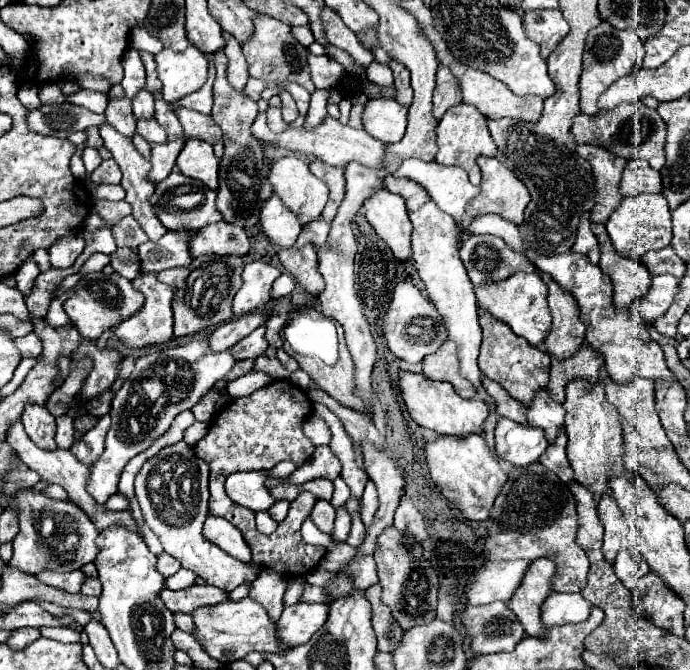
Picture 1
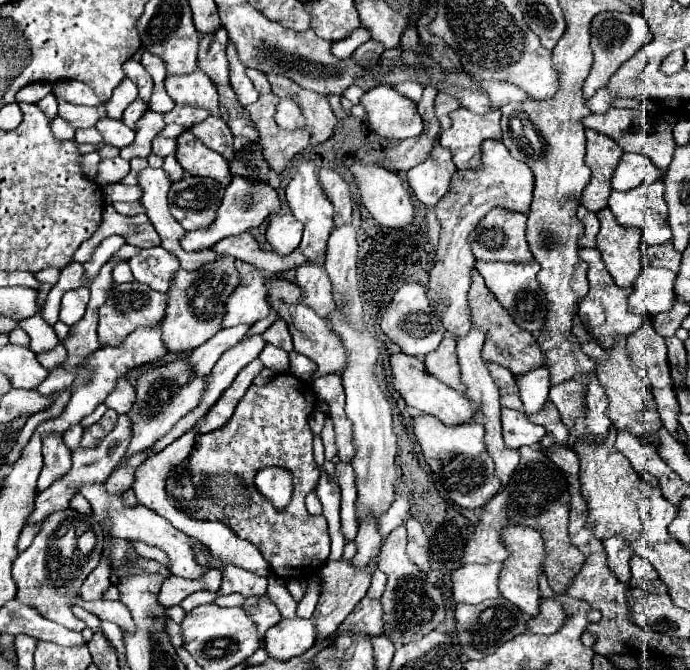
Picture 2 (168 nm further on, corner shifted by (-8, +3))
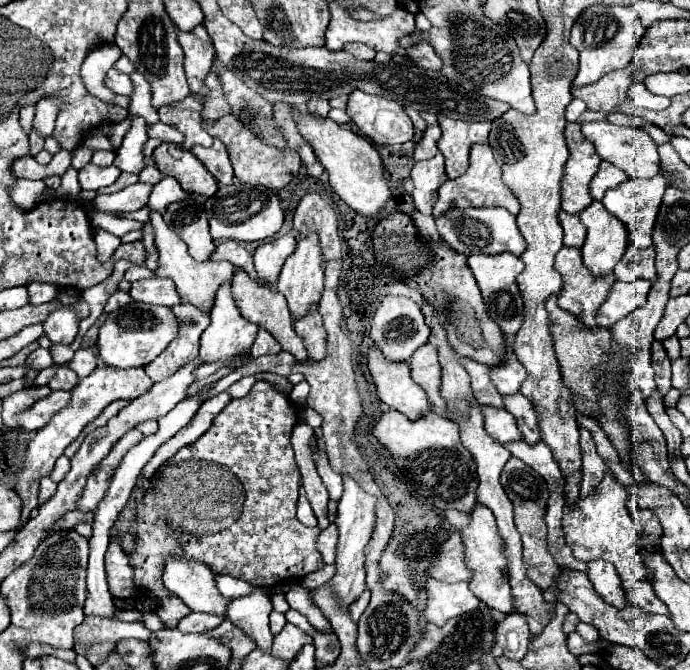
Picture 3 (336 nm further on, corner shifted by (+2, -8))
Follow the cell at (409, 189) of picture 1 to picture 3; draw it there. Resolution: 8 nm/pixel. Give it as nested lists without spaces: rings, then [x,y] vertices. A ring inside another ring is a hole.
[[[438,153],[436,157],[428,159],[428,161],[418,161],[412,167],[412,181],[414,181],[414,191],[412,201],[416,205],[416,209],[424,215],[432,213],[432,207],[438,199],[438,187],[446,181],[446,173],[444,173],[444,159],[442,153]]]

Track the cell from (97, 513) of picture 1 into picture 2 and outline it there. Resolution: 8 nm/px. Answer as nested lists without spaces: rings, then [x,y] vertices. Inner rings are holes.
[[[92,484],[92,486],[82,486],[80,494],[92,504],[92,512],[94,512],[94,518],[98,522],[102,520],[110,520],[112,526],[110,526],[110,534],[114,538],[124,538],[124,540],[140,540],[140,542],[146,542],[150,546],[156,546],[160,548],[162,552],[166,552],[168,556],[168,570],[174,574],[174,576],[182,576],[182,578],[188,578],[188,580],[196,580],[196,578],[202,578],[204,572],[208,572],[210,568],[202,568],[202,564],[198,564],[194,560],[194,548],[190,548],[190,544],[196,544],[198,540],[186,536],[184,532],[178,532],[168,520],[164,520],[162,516],[158,516],[156,512],[152,512],[150,508],[144,508],[144,506],[136,506],[136,508],[126,508],[122,498],[114,498],[110,494],[106,494],[104,486],[102,484]]]

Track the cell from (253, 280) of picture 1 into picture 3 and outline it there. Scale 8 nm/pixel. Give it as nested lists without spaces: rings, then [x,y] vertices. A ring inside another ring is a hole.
[[[224,283],[218,289],[210,317],[212,323],[200,339],[200,355],[208,355],[208,361],[212,363],[250,351],[258,333],[258,325],[246,321],[238,311],[230,283]]]

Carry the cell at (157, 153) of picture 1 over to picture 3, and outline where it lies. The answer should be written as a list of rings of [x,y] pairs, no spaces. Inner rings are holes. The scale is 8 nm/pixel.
[[[164,175],[160,179],[160,183],[154,185],[150,199],[148,199],[148,207],[152,207],[158,213],[164,213],[168,203],[174,203],[174,201],[180,201],[180,199],[186,199],[186,197],[188,197],[188,193],[184,193],[180,183],[174,177]]]

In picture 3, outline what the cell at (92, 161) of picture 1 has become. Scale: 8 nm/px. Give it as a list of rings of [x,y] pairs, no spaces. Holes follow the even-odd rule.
[[[96,151],[92,155],[90,163],[98,165],[98,167],[108,167],[108,165],[112,165],[112,161],[114,161],[114,151]]]

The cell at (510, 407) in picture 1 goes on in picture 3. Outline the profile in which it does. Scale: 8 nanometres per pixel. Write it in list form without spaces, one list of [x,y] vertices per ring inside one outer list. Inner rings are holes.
[[[460,357],[460,363],[464,365],[464,369],[470,375],[470,383],[472,383],[472,391],[474,391],[474,399],[484,407],[496,407],[496,409],[504,409],[502,403],[502,395],[496,391],[492,379],[490,379],[490,369],[486,369],[482,363],[476,363],[472,359]]]

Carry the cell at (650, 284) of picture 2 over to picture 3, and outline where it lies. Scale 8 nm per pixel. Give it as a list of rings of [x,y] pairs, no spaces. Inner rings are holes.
[[[644,279],[616,281],[608,295],[608,303],[604,303],[604,307],[600,307],[600,311],[598,311],[598,323],[606,329],[612,329],[614,323],[618,323],[628,313],[632,313],[634,309],[638,309],[646,303],[650,287],[652,287],[652,283],[644,281]]]

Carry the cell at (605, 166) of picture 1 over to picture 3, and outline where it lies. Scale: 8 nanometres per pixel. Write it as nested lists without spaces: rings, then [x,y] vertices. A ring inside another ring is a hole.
[[[580,123],[566,125],[566,143],[570,149],[570,159],[564,169],[562,209],[570,215],[580,215],[594,201],[590,195],[590,181],[598,173],[602,159],[596,155],[594,145],[580,133]]]

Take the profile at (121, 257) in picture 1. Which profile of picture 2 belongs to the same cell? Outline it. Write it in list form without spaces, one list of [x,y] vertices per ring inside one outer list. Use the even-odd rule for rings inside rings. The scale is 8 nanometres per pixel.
[[[148,248],[138,256],[128,260],[134,278],[140,284],[146,284],[158,292],[168,292],[170,280],[174,280],[174,272],[178,272],[178,258],[164,248]]]

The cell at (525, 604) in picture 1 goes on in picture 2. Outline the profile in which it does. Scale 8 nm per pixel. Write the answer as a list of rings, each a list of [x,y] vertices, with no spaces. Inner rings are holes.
[[[518,524],[502,528],[502,542],[506,544],[506,548],[510,548],[510,556],[508,556],[508,560],[504,560],[502,576],[498,578],[498,590],[506,600],[516,604],[522,612],[536,616],[538,606],[540,606],[538,578],[542,574],[542,562],[546,556],[544,554],[544,542],[536,530],[526,528],[526,526],[518,526]]]

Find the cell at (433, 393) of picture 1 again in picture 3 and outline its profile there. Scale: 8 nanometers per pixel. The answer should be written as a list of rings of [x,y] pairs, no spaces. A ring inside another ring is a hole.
[[[372,347],[368,351],[368,369],[372,373],[378,399],[390,409],[404,413],[408,419],[420,419],[424,413],[432,411],[424,389],[412,381],[410,367],[406,363],[392,363],[380,349]]]

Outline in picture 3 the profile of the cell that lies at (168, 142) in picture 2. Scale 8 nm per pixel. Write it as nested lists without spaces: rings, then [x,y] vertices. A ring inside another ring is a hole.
[[[150,163],[150,165],[146,165],[142,171],[140,171],[140,181],[144,181],[144,183],[150,183],[150,185],[156,185],[158,181],[160,181],[160,177],[162,177],[162,173],[158,171],[158,167],[156,167],[156,163]]]

